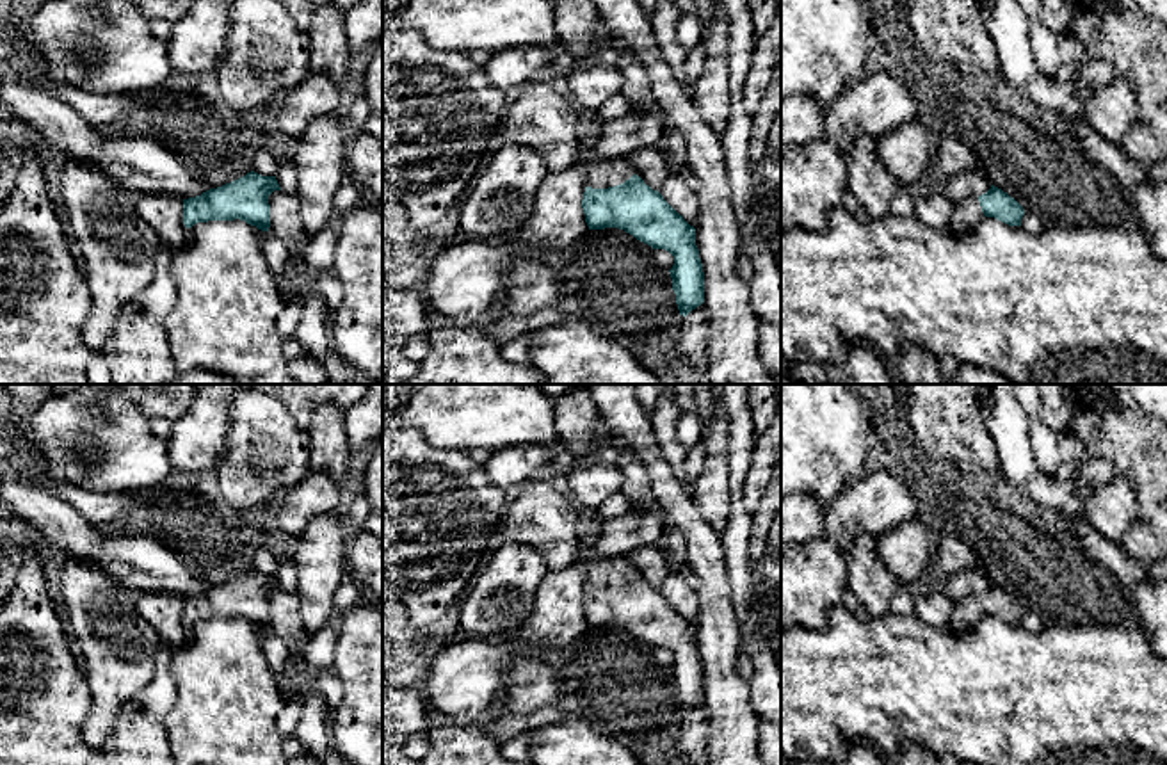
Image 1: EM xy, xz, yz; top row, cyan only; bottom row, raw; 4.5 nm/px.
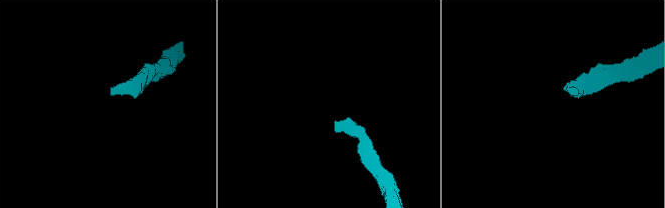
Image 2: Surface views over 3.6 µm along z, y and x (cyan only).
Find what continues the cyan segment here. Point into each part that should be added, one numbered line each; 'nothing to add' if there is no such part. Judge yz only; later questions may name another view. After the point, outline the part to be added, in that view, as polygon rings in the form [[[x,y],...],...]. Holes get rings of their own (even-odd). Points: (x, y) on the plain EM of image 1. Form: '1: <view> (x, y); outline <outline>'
1: yz (966, 612); outline [[[978,594],[966,596],[962,600],[955,600],[950,610],[946,628],[957,635],[970,632],[984,616]]]

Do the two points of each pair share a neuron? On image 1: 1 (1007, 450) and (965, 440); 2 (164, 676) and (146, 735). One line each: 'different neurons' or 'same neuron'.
1: different neurons
2: same neuron

